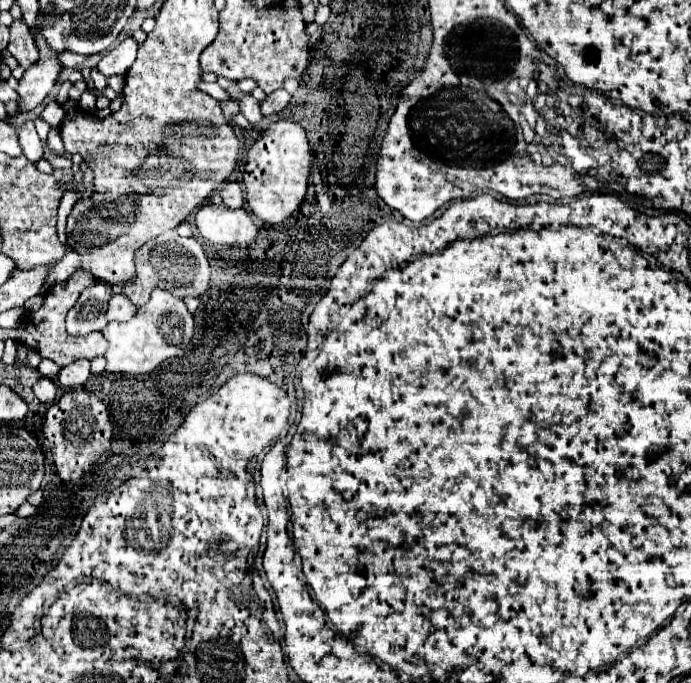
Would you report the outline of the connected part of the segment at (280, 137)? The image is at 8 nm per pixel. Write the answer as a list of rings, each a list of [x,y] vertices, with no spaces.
[[[290,120],[270,124],[252,144],[246,160],[242,178],[246,184],[246,200],[250,210],[266,224],[284,224],[296,210],[300,210],[310,182],[312,150],[304,128]]]

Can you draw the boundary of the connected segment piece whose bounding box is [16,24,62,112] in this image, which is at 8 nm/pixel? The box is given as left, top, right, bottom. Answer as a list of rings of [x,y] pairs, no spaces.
[[[40,24],[32,26],[32,34],[36,38],[40,58],[24,72],[20,86],[16,90],[22,96],[22,102],[18,104],[20,112],[28,112],[28,110],[34,110],[36,106],[40,106],[44,102],[44,98],[48,96],[48,92],[54,90],[56,80],[62,72],[62,64],[58,60],[60,54],[50,50],[50,46],[46,46],[46,38],[42,38]]]

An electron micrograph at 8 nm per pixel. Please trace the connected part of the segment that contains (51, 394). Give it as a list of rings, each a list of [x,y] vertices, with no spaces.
[[[40,378],[34,384],[34,394],[42,404],[52,404],[56,400],[56,384],[50,378]]]

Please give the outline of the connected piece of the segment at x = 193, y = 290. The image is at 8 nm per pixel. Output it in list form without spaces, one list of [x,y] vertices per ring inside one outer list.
[[[172,236],[164,242],[146,242],[138,252],[136,252],[136,278],[122,288],[122,294],[126,294],[136,308],[148,302],[150,292],[154,288],[164,288],[170,290],[178,298],[186,296],[202,296],[210,288],[210,274],[212,266],[206,258],[206,252],[202,244],[196,238],[182,238],[182,236]]]

